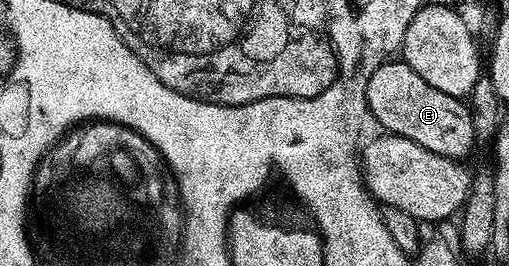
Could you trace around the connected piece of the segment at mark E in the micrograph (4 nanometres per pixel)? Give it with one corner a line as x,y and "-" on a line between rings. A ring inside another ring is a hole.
388,60
372,71
368,79
366,107
369,116
375,117
386,128
383,130
387,134
412,139
412,143
420,143
420,147
436,155
466,159
470,148
476,145
469,104
424,83
424,79
420,79
404,60

